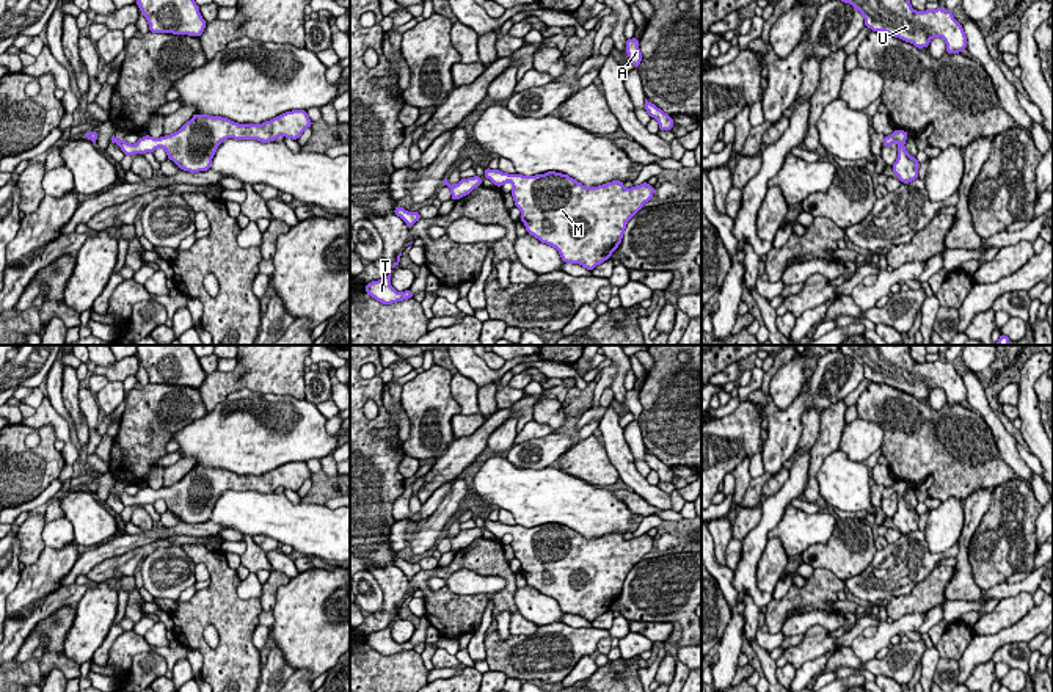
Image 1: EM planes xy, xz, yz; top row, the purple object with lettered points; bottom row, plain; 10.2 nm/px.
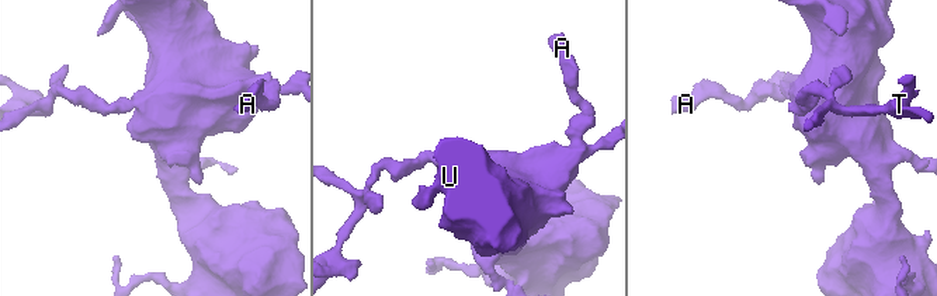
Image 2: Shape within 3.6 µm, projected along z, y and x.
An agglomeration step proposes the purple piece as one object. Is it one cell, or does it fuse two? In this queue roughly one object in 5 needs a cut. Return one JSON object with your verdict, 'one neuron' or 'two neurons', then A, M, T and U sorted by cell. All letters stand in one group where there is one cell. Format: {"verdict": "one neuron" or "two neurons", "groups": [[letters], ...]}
{"verdict": "one neuron", "groups": [["A", "M", "T", "U"]]}

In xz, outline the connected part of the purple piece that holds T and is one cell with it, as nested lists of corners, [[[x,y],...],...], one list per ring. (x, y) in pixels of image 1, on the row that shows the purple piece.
[[[391,273],[378,281],[372,281],[366,284],[364,287],[366,287],[367,295],[370,295],[372,298],[375,298],[377,301],[383,304],[403,301],[403,300],[413,298],[414,295],[410,290],[405,290],[405,292],[394,290],[391,286]]]

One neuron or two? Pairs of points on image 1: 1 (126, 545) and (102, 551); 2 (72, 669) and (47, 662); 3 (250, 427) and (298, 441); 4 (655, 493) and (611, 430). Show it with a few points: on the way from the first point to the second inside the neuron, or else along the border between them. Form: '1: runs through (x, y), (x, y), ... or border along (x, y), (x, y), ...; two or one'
1: runs through (120, 545), (109, 549); one
2: runs through (66, 666), (54, 662); one
3: runs through (262, 432), (286, 437); one
4: runs through (637, 482), (628, 473), (617, 447); one

